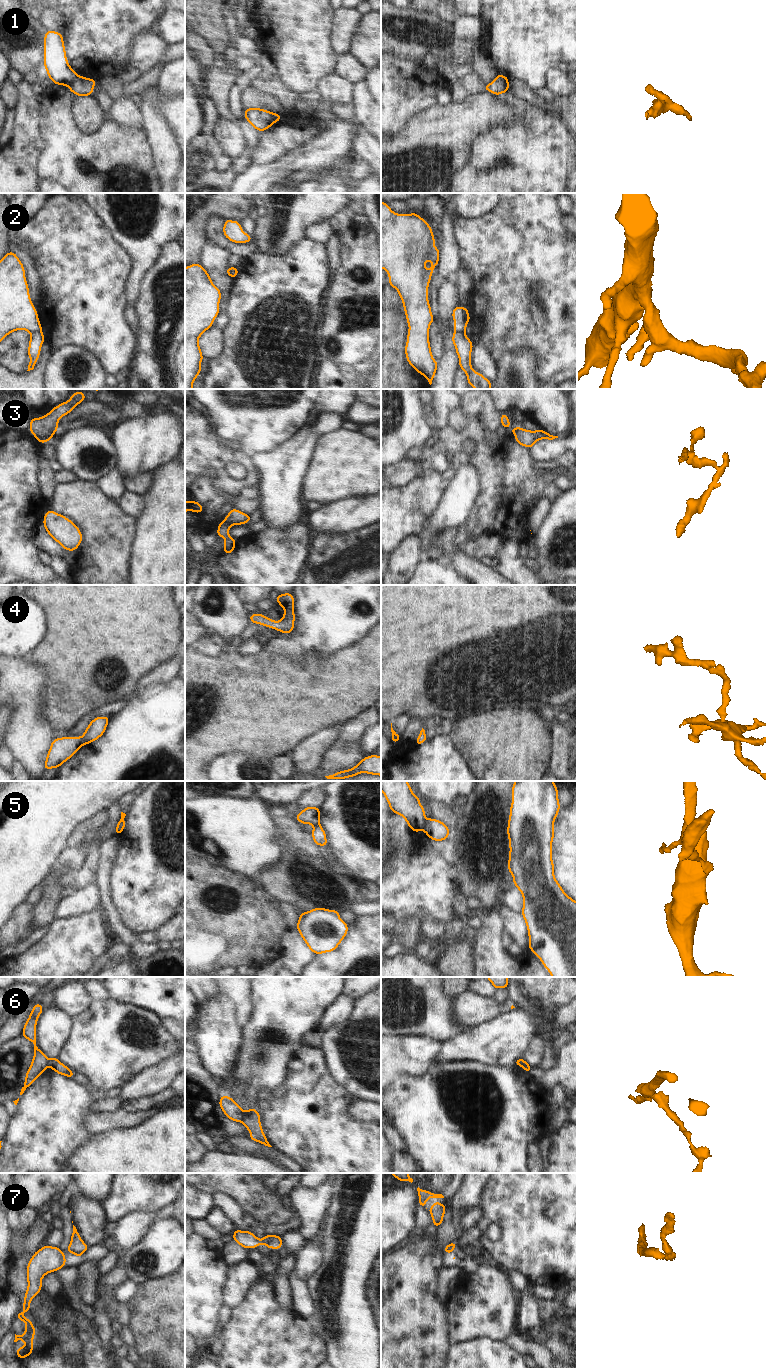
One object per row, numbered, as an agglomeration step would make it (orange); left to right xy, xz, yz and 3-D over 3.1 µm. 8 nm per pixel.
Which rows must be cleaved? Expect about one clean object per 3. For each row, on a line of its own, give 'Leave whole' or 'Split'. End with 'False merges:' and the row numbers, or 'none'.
1: Split
2: Split
3: Split
4: Leave whole
5: Split
6: Split
7: Split
False merges: 1, 2, 3, 5, 6, 7

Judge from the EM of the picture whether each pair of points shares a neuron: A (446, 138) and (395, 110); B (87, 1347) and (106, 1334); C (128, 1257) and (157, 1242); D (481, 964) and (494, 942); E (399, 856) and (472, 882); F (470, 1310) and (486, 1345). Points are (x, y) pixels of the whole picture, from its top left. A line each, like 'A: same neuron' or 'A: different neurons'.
A: different neurons
B: different neurons
C: same neuron
D: same neuron
E: different neurons
F: different neurons

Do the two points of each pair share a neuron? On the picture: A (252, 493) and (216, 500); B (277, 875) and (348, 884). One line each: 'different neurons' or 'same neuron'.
A: different neurons
B: same neuron

